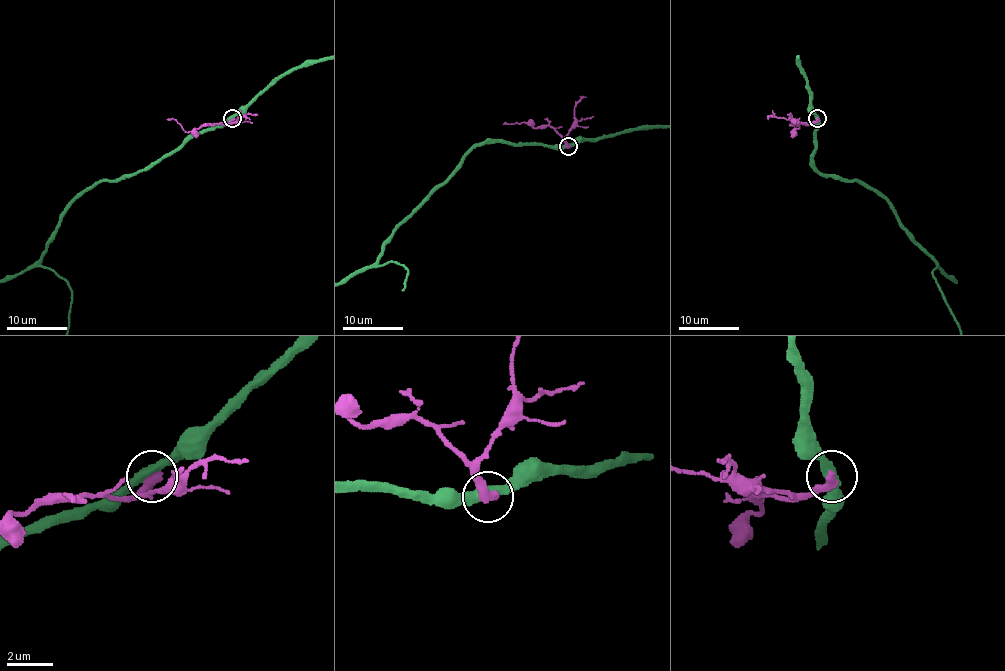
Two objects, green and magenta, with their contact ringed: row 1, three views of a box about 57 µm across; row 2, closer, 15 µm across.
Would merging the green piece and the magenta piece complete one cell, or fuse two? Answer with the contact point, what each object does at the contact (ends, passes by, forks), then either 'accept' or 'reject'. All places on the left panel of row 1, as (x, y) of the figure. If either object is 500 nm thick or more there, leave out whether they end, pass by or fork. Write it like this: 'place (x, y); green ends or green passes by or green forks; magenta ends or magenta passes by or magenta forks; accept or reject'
place (232, 118); green passes by; magenta ends; reject

